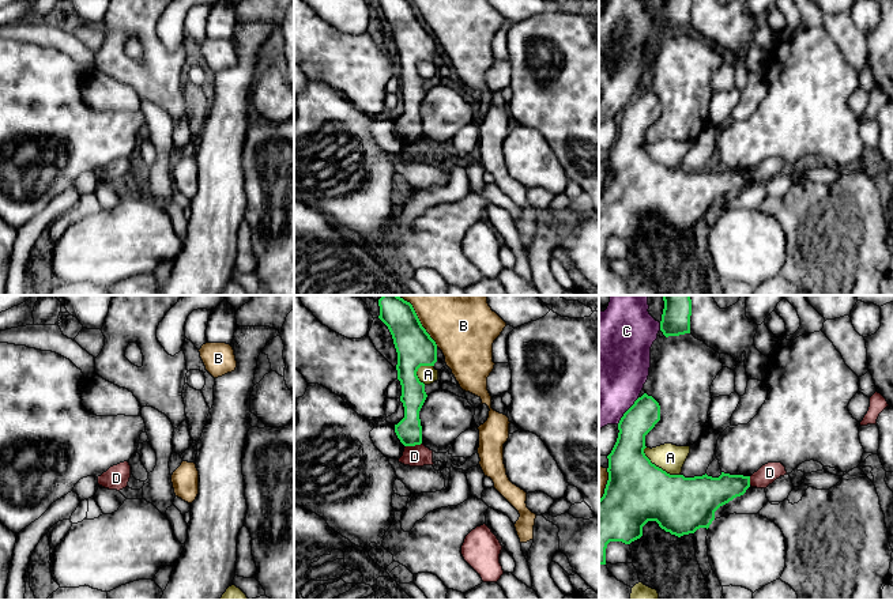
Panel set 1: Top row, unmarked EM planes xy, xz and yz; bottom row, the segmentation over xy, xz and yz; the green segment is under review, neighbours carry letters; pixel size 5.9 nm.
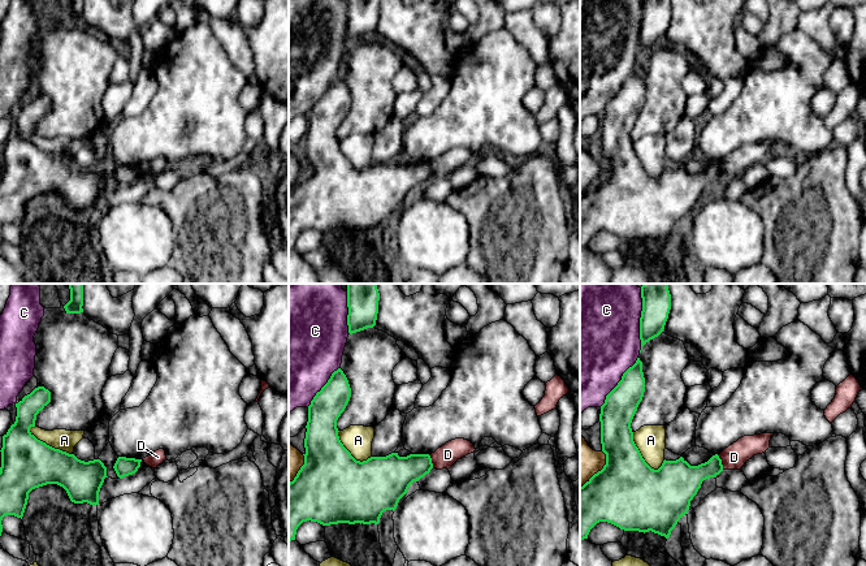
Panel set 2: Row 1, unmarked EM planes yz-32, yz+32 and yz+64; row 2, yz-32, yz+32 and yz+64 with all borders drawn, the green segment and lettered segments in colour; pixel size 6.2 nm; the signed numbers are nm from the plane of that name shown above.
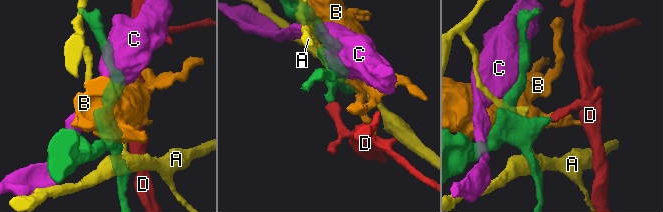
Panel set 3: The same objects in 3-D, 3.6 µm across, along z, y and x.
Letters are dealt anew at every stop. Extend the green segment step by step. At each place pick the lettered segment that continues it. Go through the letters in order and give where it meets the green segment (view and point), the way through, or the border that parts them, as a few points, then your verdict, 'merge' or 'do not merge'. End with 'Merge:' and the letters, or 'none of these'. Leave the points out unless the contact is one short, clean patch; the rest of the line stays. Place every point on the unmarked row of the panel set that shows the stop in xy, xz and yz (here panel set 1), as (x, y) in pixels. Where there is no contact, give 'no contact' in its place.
A: yz (658, 162) | do not merge
B: xz (421, 21) | do not merge
C: yz (626, 106) | do not merge
D: xz (413, 140) | along xz (421, 138), (406, 142) | do not merge
Merge: none of these

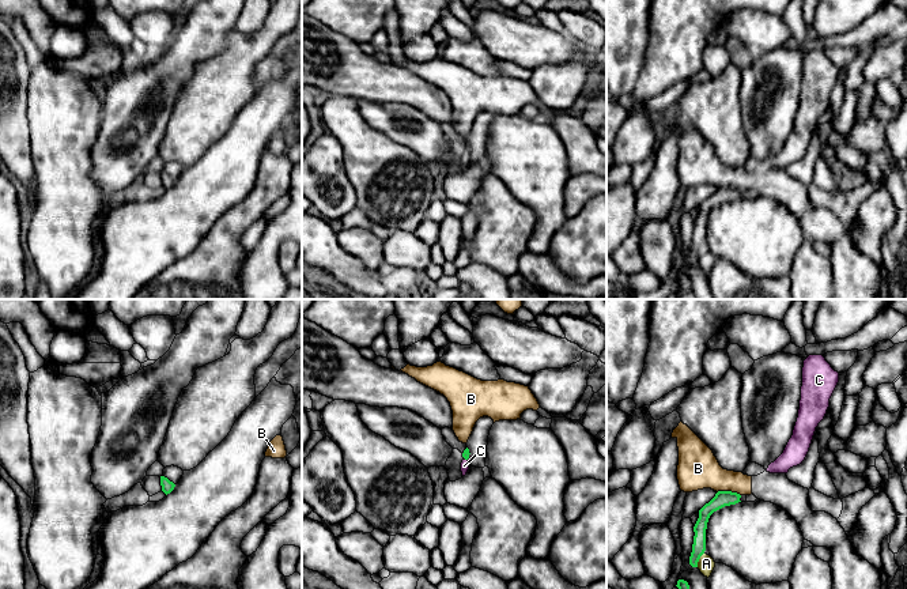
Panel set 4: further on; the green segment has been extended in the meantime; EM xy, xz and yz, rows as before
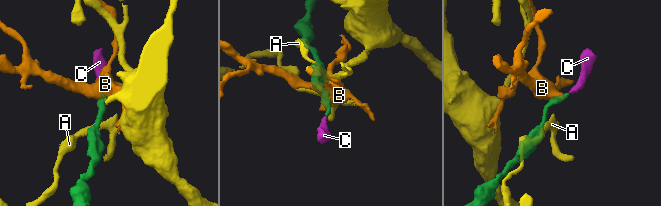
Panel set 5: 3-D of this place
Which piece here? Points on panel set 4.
A: yz (699, 253) | along yz (703, 248), (696, 261) | do not merge
B: yz (729, 187) | along yz (717, 187), (736, 187), (740, 191) | do not merge
C: xz (465, 154) | merge
Merge: C

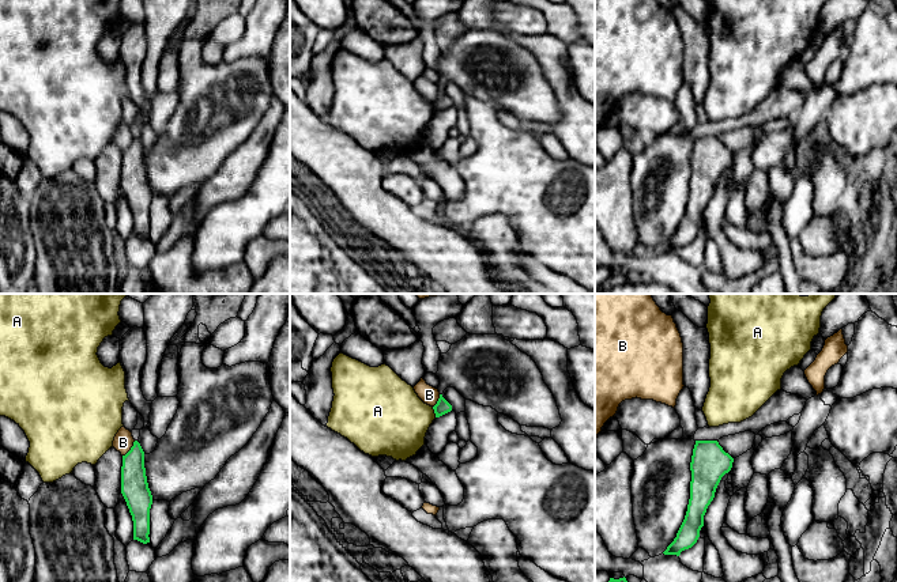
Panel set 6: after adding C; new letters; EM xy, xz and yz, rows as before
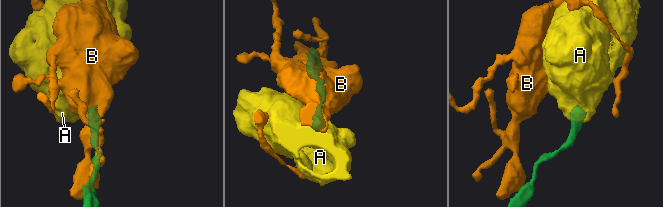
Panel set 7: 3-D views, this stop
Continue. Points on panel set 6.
A: xz (434, 108) | do not merge
B: xy (131, 144) | along xy (135, 136), (123, 151) | do not merge
Merge: none of these

